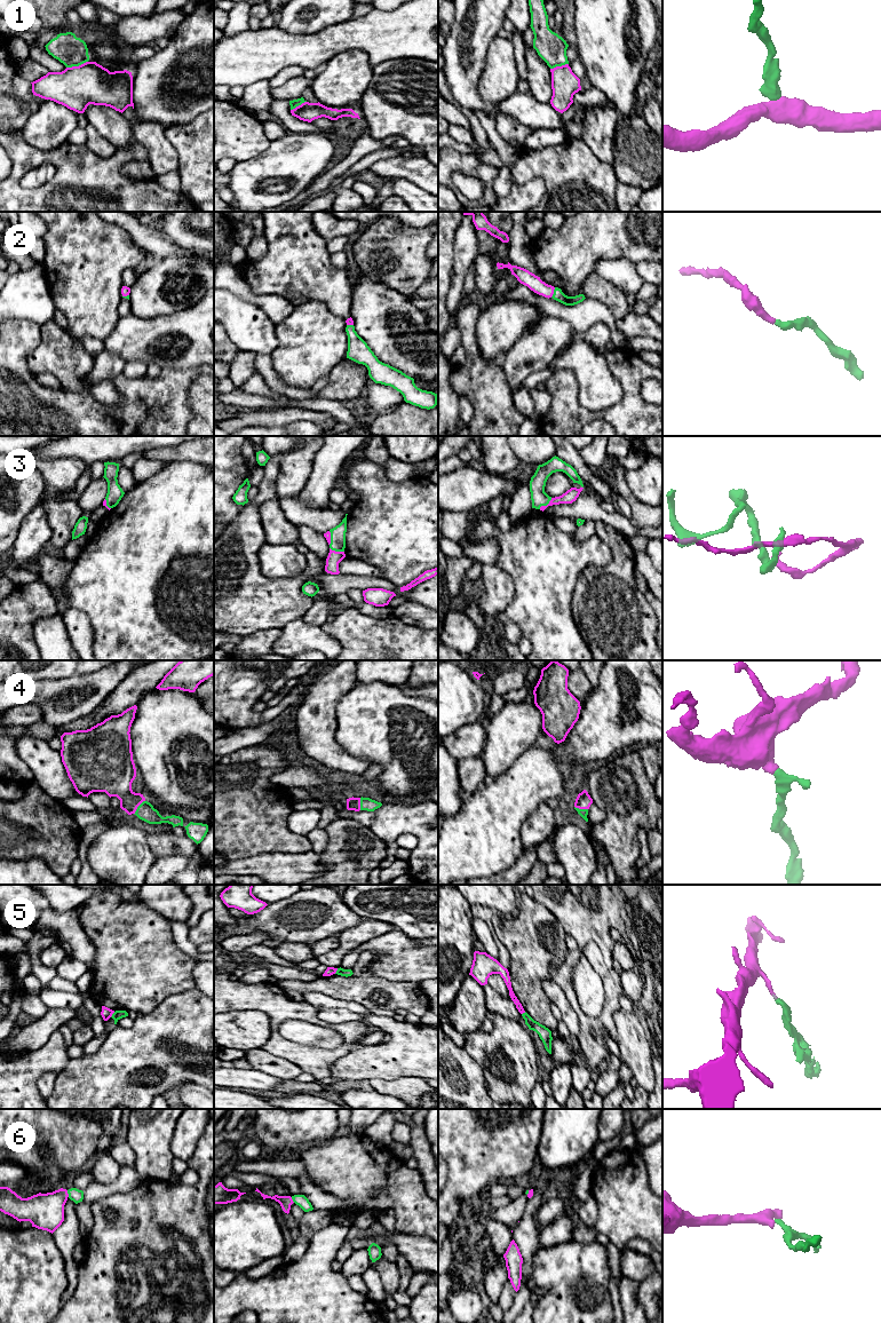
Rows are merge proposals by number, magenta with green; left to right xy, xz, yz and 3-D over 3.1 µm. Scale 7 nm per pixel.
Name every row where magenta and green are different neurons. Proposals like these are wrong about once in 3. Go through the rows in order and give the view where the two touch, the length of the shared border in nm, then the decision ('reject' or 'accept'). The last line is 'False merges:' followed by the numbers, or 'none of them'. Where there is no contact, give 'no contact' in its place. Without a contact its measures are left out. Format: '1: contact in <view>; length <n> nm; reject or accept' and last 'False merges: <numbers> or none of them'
1: contact in xy; length 160 nm; reject
2: contact in yz; length 80 nm; accept
3: contact in yz; length 120 nm; accept
4: contact in xy; length 130 nm; accept
5: contact in xy; length 50 nm; reject
6: contact in xy; length 50 nm; accept
False merges: 1, 5

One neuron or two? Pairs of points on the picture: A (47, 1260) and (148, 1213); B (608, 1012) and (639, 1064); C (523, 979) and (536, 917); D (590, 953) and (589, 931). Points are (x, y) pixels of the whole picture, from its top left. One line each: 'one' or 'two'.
A: two
B: two
C: one
D: two

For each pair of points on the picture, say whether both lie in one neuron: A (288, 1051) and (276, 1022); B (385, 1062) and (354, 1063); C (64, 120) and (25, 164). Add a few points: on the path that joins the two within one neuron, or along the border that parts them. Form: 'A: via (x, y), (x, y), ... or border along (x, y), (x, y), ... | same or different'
A: via (282, 1044), (276, 1038), (275, 1029) | same
B: via (376, 1062), (362, 1063) | same
C: border along (20, 131), (28, 143), (41, 150), (65, 143) | different

